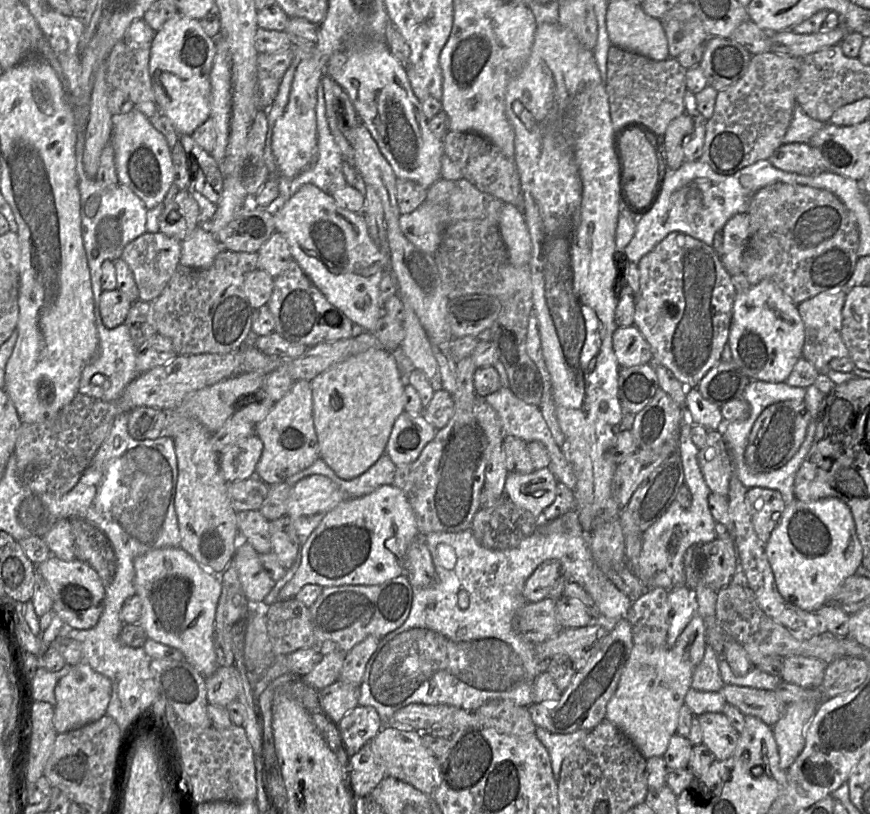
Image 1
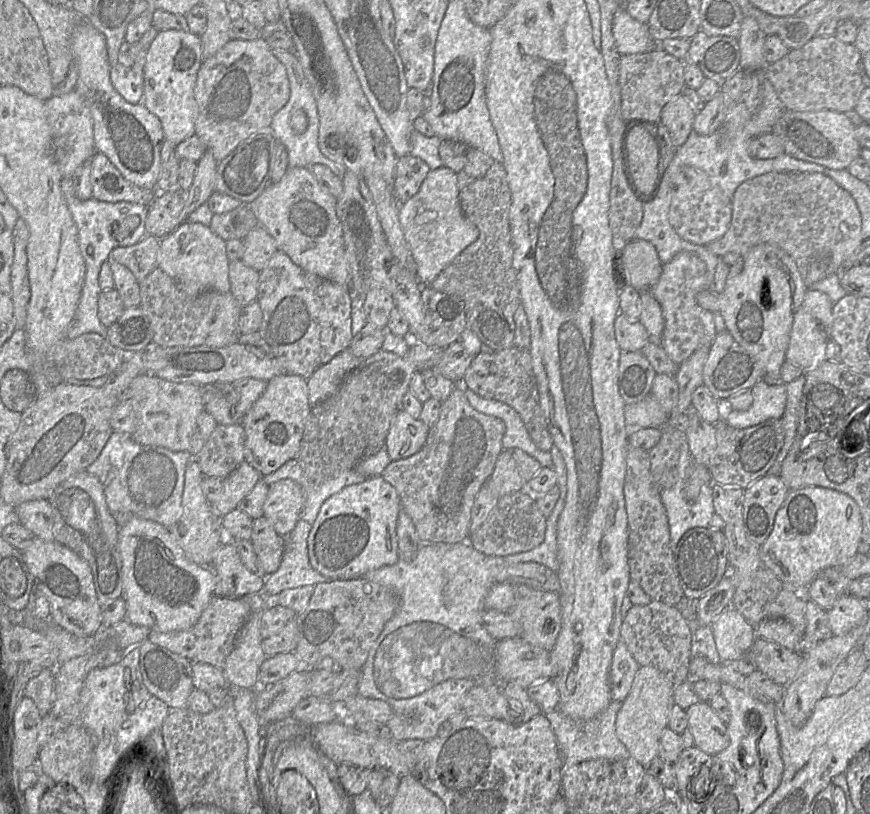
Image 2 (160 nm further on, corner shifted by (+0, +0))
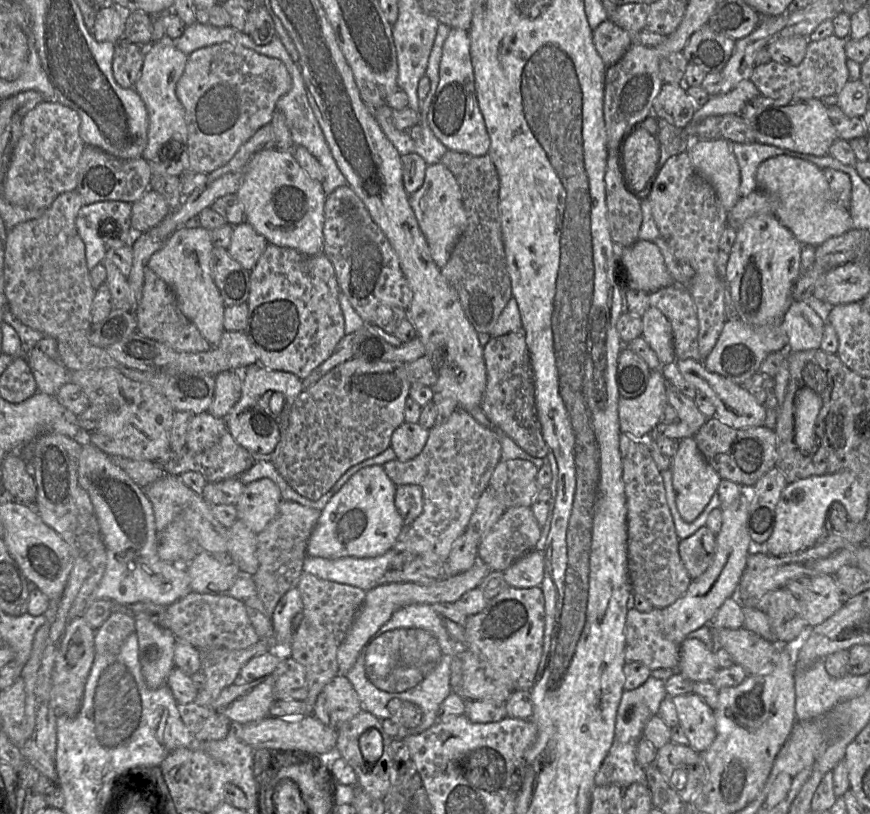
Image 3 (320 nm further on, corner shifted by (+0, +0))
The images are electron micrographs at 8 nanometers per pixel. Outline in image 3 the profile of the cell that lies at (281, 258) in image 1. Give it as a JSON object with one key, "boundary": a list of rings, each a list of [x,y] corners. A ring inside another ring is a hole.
{"boundary":[[[249,223],[233,226],[231,242],[227,249],[229,255],[243,268],[251,271],[265,250],[268,241]]]}

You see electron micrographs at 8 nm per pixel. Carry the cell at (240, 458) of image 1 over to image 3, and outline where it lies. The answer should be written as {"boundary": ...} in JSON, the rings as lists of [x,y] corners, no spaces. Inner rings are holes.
{"boundary":[[[208,412],[193,414],[186,434],[186,447],[190,452],[200,453],[211,448],[228,431],[223,418]]]}

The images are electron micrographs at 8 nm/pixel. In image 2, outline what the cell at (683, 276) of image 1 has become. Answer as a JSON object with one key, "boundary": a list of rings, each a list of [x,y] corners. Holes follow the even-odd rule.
{"boundary":[[[684,251],[662,265],[660,278],[650,289],[650,293],[661,306],[665,322],[659,345],[677,365],[690,357],[698,348],[712,345],[717,335],[713,313],[700,307],[696,302],[698,293],[711,289],[713,279],[714,274],[708,271],[704,261]]]}

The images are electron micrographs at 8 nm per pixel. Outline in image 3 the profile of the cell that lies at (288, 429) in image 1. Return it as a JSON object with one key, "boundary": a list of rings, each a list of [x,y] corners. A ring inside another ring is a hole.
{"boundary":[[[258,362],[255,364],[251,364],[242,370],[235,370],[235,371],[240,371],[241,376],[242,376],[241,396],[239,400],[236,402],[236,404],[232,407],[230,412],[227,414],[227,416],[223,419],[226,422],[228,431],[230,432],[230,434],[232,435],[236,443],[244,447],[252,455],[255,461],[269,459],[271,453],[274,451],[275,447],[277,446],[280,440],[283,430],[287,426],[291,406],[293,405],[298,395],[304,389],[302,385],[302,380],[298,378],[296,375],[289,373],[289,372],[279,371],[279,370],[268,370],[264,368],[263,366],[261,366]]]}

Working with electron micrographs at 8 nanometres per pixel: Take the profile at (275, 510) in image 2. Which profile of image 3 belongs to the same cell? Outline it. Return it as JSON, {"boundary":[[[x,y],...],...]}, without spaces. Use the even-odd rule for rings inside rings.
{"boundary":[[[269,478],[245,485],[237,504],[237,519],[255,534],[261,532],[275,517],[282,500],[278,486]]]}

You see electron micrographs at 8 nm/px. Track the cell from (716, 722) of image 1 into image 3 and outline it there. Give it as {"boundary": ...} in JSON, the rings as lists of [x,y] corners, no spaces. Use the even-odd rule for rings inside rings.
{"boundary":[[[694,693],[672,696],[679,726],[689,740],[689,746],[699,753],[706,751],[716,738],[716,719],[711,709]]]}

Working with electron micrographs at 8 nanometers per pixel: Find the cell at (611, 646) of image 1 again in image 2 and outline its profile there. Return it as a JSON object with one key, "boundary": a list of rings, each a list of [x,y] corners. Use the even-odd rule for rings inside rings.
{"boundary":[[[620,639],[614,649],[609,682],[612,701],[624,701],[628,696],[640,665]]]}

